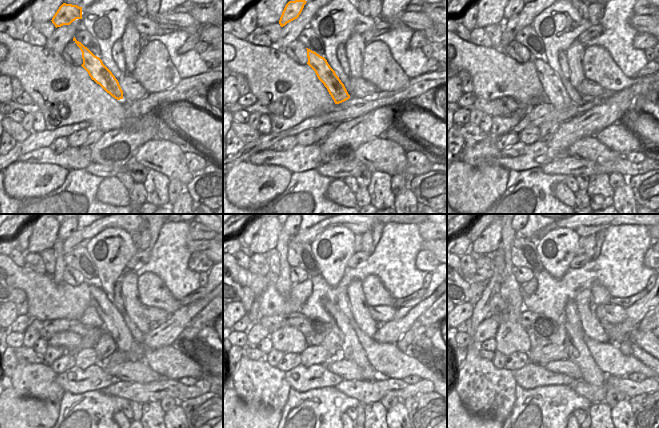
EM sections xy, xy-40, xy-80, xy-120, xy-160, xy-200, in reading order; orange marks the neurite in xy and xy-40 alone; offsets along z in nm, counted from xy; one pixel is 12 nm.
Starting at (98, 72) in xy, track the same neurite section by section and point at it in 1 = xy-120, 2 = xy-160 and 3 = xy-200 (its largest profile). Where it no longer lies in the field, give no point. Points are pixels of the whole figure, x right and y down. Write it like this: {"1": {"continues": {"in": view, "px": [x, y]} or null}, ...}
{"1": {"continues": {"in": "xy-120", "px": [113, 321]}}, "2": {"continues": {"in": "xy-160", "px": [352, 349]}}, "3": {"continues": {"in": "xy-200", "px": [577, 351]}}}

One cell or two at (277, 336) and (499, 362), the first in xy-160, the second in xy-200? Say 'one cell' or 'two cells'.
two cells

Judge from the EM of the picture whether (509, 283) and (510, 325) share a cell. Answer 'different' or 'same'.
same

